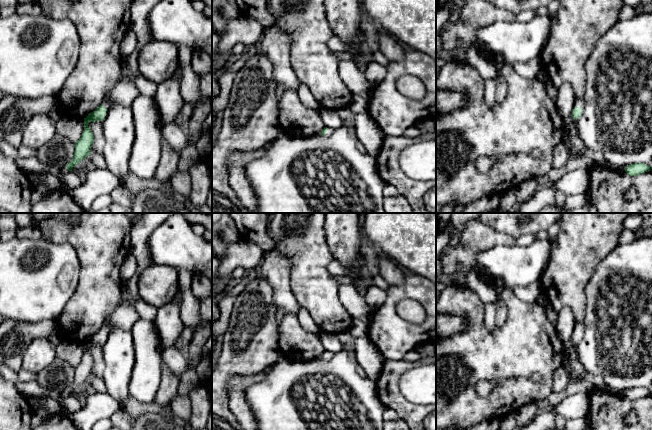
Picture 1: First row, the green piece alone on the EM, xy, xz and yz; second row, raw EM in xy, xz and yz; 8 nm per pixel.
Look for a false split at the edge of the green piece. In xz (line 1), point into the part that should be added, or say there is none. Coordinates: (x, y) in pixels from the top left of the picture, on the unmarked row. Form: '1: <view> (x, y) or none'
1: xz (329, 356)

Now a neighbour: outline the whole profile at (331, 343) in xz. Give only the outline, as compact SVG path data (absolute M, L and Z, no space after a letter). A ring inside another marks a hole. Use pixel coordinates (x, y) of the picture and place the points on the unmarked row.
M321 332L319 337L327 352L335 354L342 348L342 343L339 341L336 334Z

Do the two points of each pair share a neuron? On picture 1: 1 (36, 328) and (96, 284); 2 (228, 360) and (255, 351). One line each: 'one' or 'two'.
1: two
2: one

